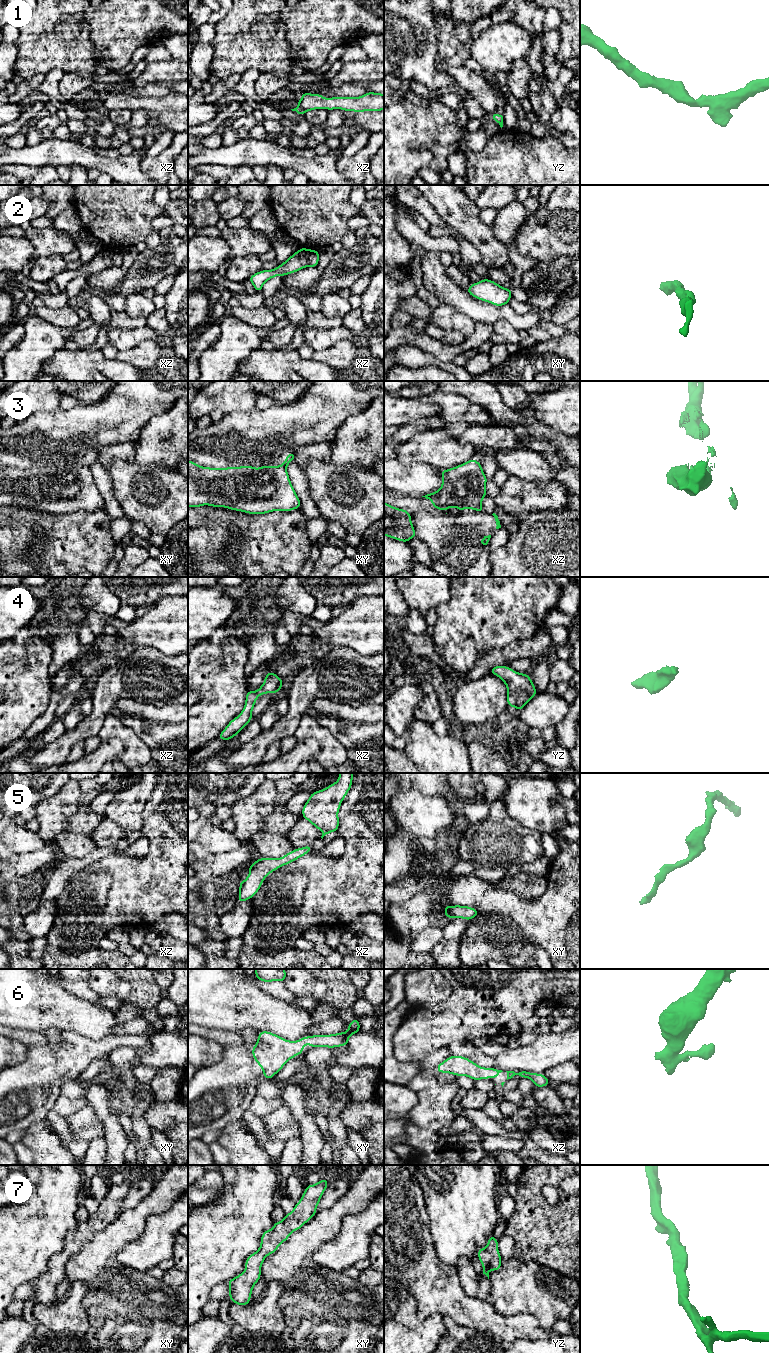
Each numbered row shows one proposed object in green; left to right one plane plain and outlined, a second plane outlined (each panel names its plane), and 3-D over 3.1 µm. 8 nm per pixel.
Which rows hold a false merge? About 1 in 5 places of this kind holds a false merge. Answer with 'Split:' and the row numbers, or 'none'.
Split: 3

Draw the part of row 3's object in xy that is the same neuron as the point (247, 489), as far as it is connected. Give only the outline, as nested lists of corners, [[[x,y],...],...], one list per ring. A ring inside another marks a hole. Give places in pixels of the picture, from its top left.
[[[188,460],[188,507],[225,507],[248,514],[292,511],[301,501],[286,467],[211,468]]]

